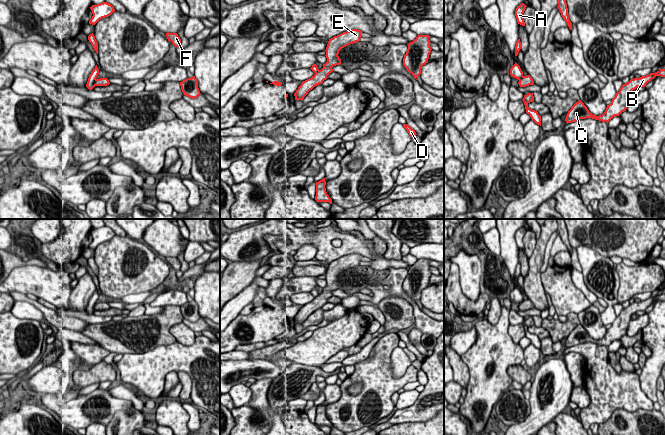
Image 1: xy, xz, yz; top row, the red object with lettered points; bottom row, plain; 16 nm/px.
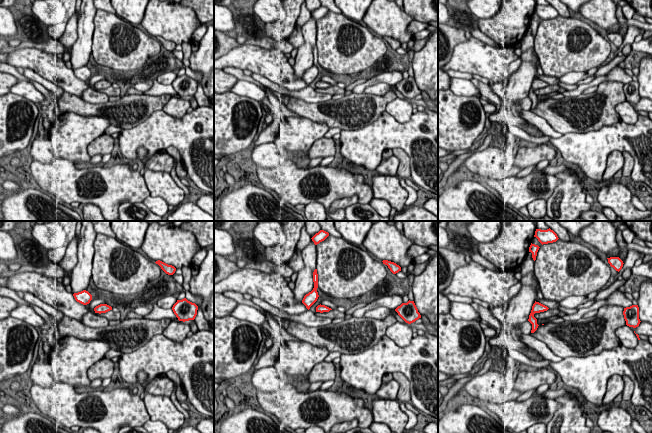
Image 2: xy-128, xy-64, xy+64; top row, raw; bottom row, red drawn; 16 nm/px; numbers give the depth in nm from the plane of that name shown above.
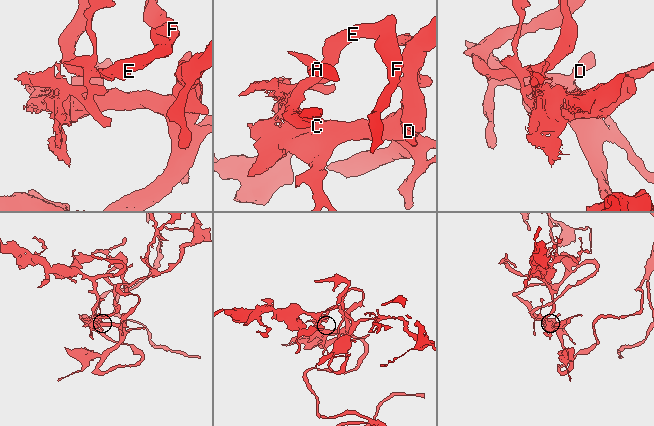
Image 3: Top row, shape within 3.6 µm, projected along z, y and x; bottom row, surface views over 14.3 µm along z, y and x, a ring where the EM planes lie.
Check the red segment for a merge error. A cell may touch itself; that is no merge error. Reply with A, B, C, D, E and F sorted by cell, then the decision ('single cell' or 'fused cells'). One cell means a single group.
groups A B C D E F; single cell

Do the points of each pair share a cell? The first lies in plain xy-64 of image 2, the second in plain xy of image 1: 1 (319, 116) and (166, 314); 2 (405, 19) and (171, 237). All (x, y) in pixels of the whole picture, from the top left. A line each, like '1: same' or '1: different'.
1: same
2: same

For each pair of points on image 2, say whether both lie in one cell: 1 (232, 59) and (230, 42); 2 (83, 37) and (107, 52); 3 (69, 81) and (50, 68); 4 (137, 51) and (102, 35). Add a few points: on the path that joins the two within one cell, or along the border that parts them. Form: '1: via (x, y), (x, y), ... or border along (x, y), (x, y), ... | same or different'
1: border along (238, 44), (224, 55) | different
2: border along (94, 20), (92, 51), (90, 53) | different
3: via (64, 77), (55, 71) | same
4: via (127, 56), (119, 57), (109, 48), (109, 45) | same

